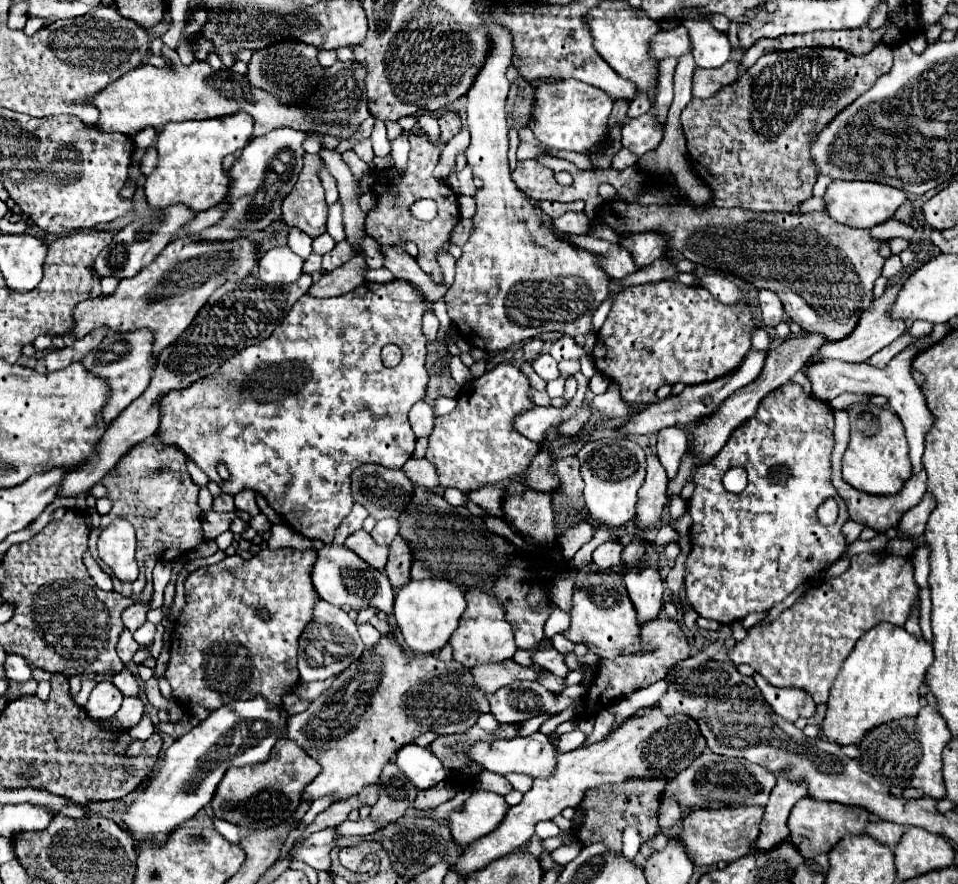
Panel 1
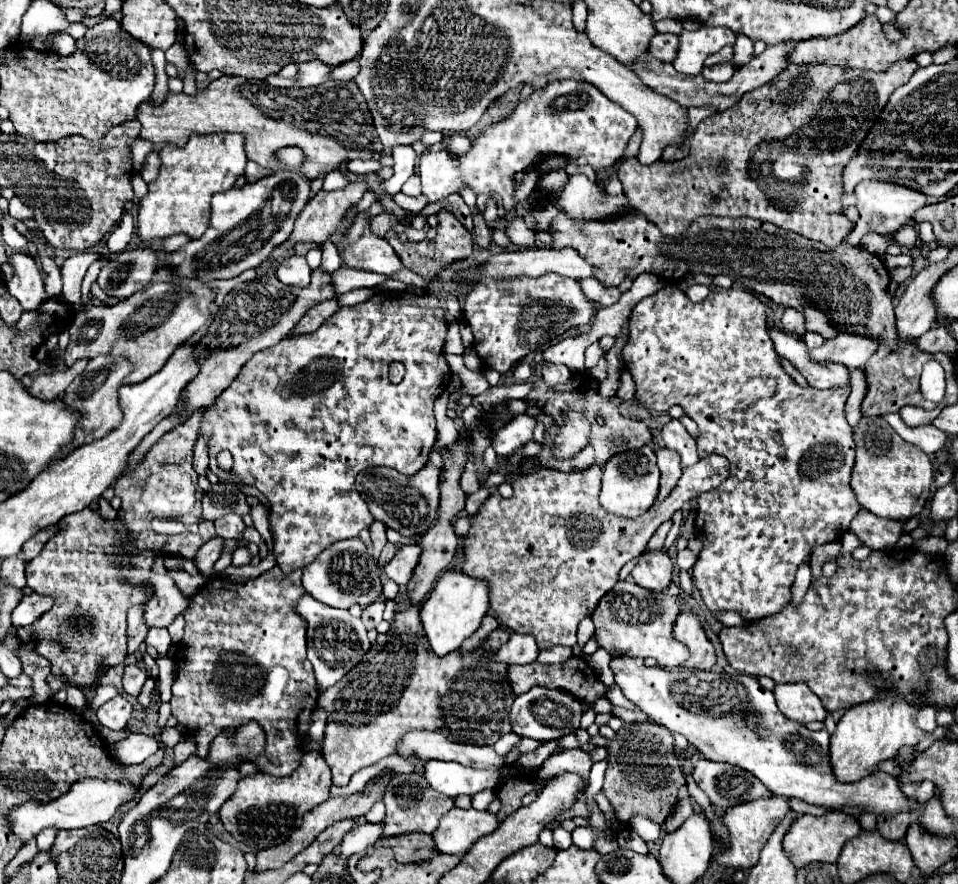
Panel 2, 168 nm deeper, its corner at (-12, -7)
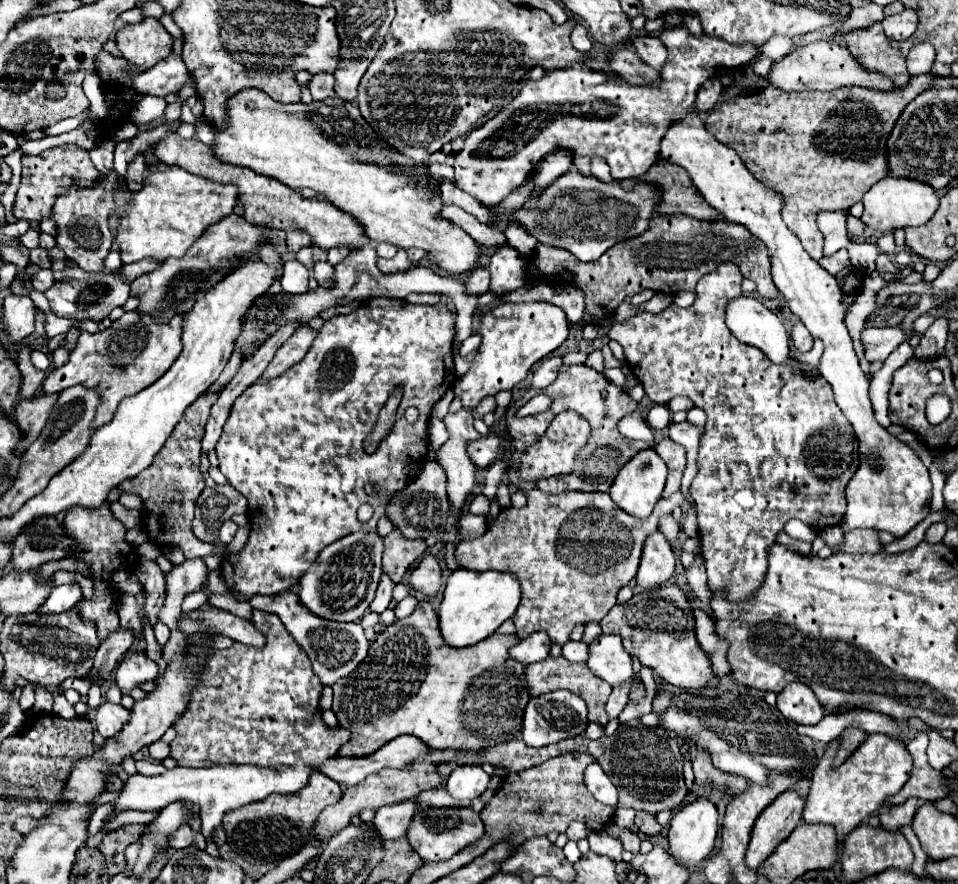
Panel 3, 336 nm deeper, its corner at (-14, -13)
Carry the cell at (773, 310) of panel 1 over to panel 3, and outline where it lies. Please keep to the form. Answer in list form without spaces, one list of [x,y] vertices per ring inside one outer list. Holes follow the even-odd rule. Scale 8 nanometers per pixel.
[[[796,322],[796,324],[792,326],[792,344],[796,346],[798,352],[806,352],[806,350],[812,348],[812,336],[810,336],[810,332],[804,328],[804,324],[800,324],[800,322]]]

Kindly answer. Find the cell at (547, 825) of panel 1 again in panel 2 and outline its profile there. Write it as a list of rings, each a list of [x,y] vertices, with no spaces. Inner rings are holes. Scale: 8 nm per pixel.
[[[556,826],[556,830],[554,830],[554,846],[558,850],[566,850],[572,846],[572,836],[562,826]]]

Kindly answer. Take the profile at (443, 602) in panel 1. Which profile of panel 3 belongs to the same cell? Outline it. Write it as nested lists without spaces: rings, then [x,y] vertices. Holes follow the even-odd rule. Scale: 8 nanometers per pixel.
[[[454,570],[448,576],[444,598],[438,610],[438,628],[444,642],[452,648],[474,646],[480,640],[496,632],[496,628],[508,620],[520,602],[520,584],[508,572],[474,572],[474,570]]]

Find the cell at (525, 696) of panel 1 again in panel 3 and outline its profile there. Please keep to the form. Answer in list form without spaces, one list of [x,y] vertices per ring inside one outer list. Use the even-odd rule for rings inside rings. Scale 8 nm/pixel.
[[[554,690],[548,694],[540,694],[534,696],[528,702],[528,708],[524,710],[524,724],[522,724],[522,740],[528,746],[548,746],[548,744],[556,744],[564,738],[572,738],[572,736],[580,736],[584,734],[586,726],[588,726],[588,718],[586,718],[586,704],[578,694],[572,694],[568,690]]]

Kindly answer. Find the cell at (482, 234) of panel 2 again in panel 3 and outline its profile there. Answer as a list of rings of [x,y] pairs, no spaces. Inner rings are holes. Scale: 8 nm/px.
[[[480,264],[466,280],[466,288],[472,294],[484,294],[488,290],[488,284],[490,284],[490,272],[486,264]]]

